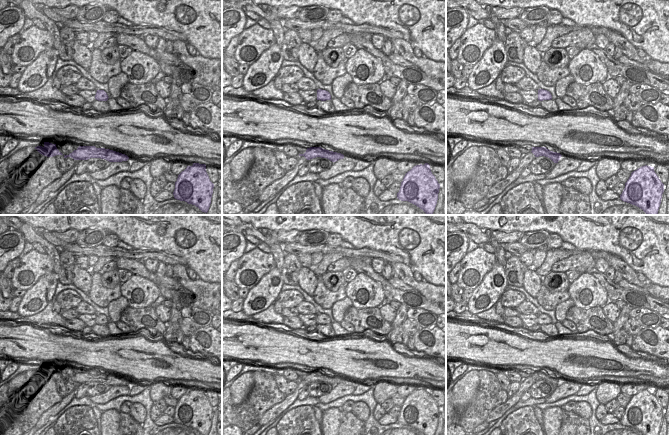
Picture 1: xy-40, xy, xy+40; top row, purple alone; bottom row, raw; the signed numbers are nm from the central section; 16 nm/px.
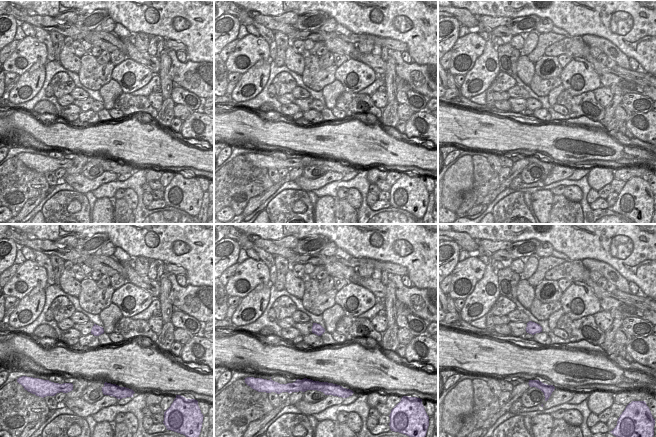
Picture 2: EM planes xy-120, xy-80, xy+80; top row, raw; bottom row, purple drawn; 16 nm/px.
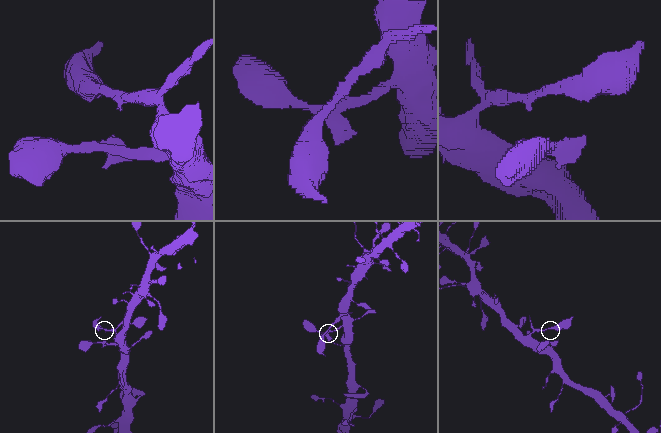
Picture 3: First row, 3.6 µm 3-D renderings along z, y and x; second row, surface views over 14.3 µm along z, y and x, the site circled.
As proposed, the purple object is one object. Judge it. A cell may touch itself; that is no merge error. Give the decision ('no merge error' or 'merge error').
merge error

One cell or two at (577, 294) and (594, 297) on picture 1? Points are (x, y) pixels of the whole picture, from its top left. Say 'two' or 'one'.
one

